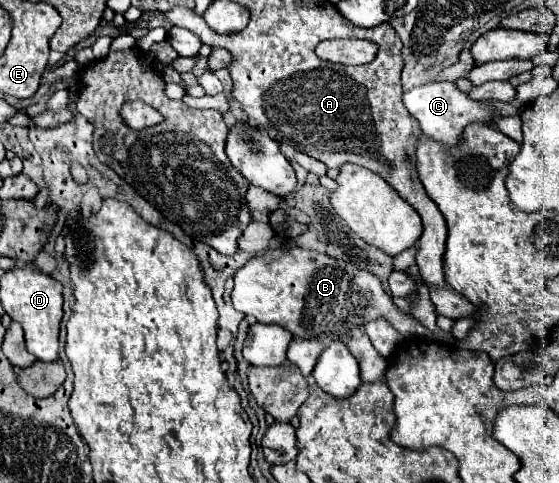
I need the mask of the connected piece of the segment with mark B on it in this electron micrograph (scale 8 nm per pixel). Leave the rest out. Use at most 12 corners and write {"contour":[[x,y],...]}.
{"contour":[[312,249],[252,257],[234,309],[340,341],[386,319],[436,339],[374,273]]}

